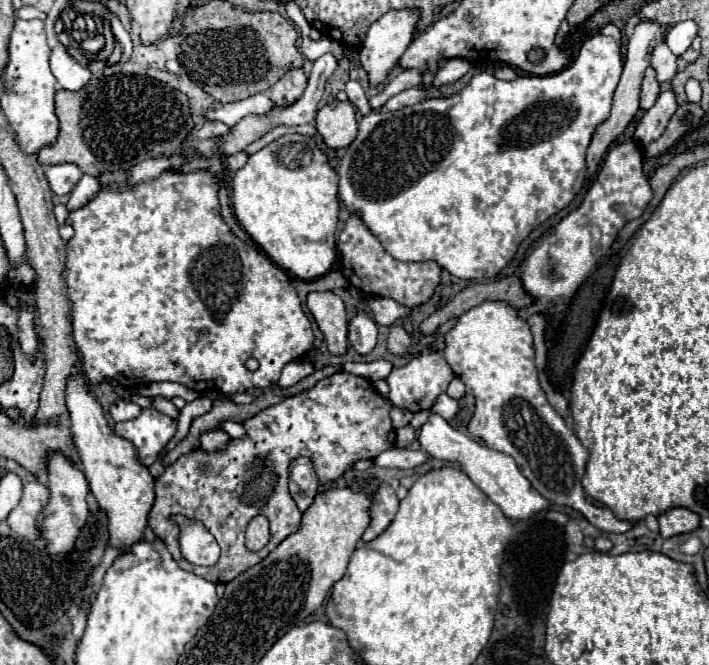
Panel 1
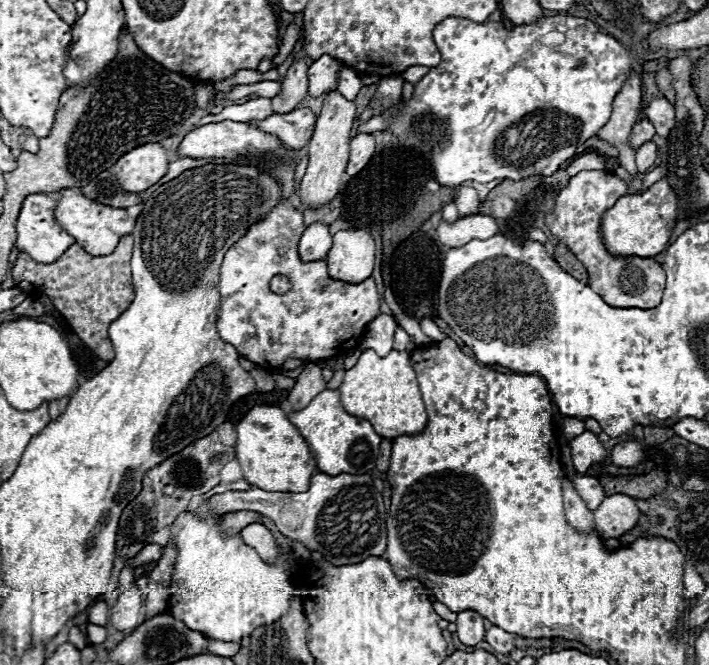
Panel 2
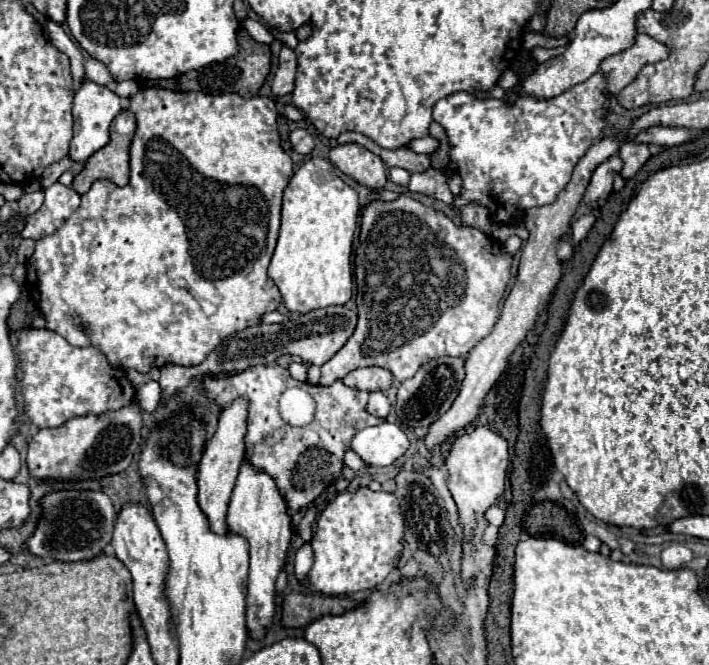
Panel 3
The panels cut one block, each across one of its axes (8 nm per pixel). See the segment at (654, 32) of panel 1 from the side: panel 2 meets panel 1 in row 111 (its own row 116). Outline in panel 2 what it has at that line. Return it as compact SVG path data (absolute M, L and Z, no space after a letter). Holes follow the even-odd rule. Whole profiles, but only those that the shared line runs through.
M634 76L626 80L622 90L614 100L614 112L606 126L598 132L600 140L614 144L620 150L620 166L626 168L632 176L636 176L636 150L630 146L630 134L640 114L642 90L640 84L634 84Z

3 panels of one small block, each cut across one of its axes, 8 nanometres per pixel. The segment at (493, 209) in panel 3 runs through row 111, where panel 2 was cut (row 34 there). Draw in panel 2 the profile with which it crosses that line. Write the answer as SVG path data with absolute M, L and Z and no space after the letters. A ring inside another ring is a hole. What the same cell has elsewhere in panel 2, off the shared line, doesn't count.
M558 14L552 18L542 18L536 24L530 26L514 26L512 30L504 28L502 22L482 22L476 24L472 20L466 18L446 18L444 22L440 22L434 28L434 42L442 54L442 62L438 66L434 66L416 86L414 86L414 94L410 98L410 102L406 104L396 104L392 108L388 108L384 114L390 114L394 108L398 108L398 114L392 122L392 126L388 128L388 132L392 132L394 136L400 138L400 144L404 148L414 148L418 150L434 168L436 178L442 186L458 186L464 184L468 180L480 180L490 182L494 178L504 178L504 180L522 180L526 176L550 176L556 170L560 170L560 166L570 160L576 154L576 148L580 144L584 144L588 138L598 136L600 128L610 120L612 114L612 102L616 98L616 94L620 92L620 88L624 86L626 78L636 72L638 76L644 76L644 70L640 66L640 62L612 36L598 32L596 24L586 20L586 18L576 18L570 14Z

